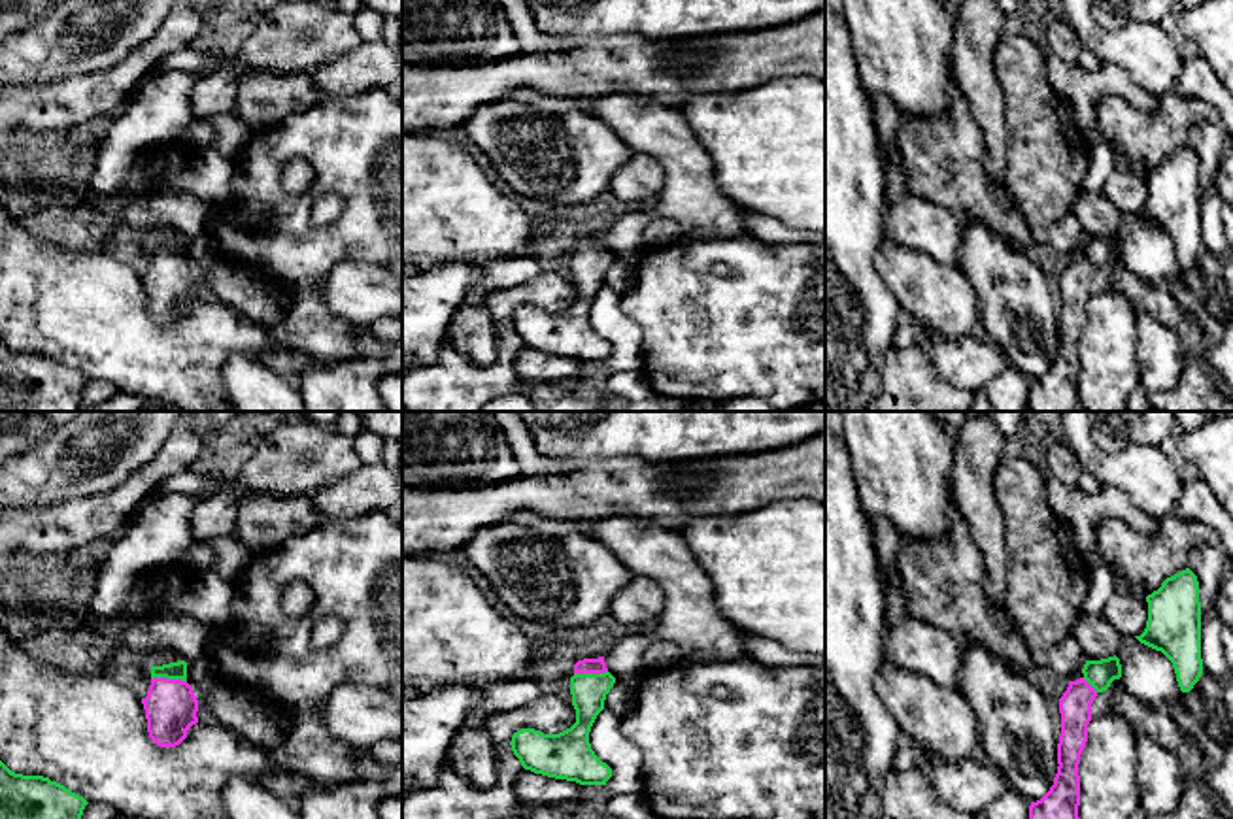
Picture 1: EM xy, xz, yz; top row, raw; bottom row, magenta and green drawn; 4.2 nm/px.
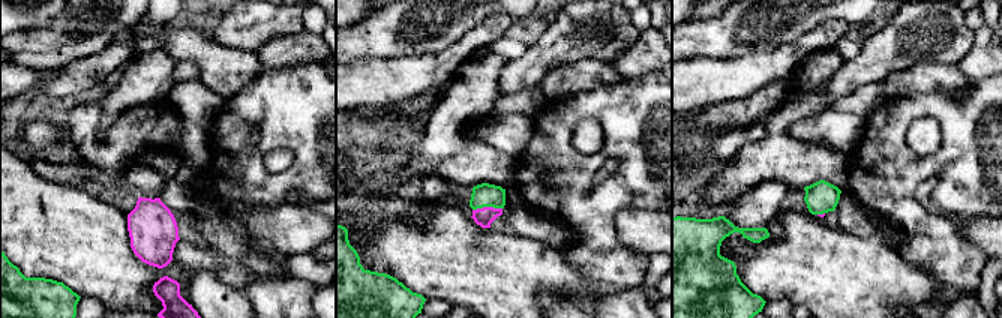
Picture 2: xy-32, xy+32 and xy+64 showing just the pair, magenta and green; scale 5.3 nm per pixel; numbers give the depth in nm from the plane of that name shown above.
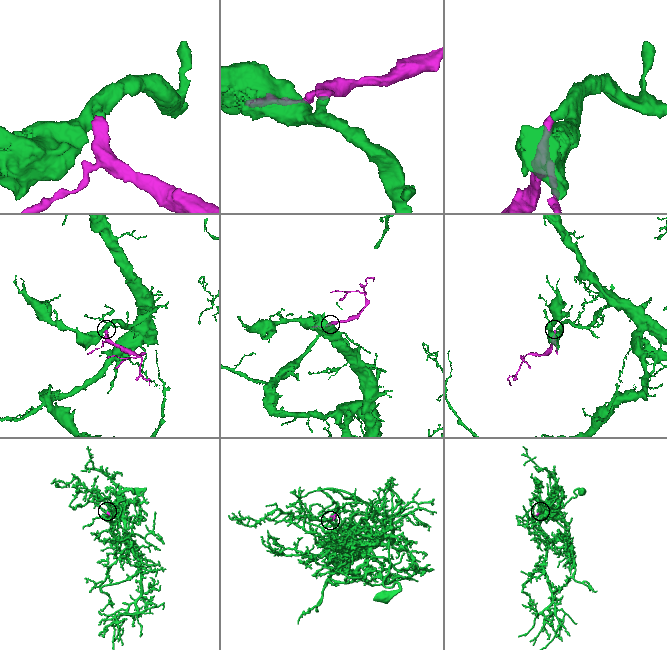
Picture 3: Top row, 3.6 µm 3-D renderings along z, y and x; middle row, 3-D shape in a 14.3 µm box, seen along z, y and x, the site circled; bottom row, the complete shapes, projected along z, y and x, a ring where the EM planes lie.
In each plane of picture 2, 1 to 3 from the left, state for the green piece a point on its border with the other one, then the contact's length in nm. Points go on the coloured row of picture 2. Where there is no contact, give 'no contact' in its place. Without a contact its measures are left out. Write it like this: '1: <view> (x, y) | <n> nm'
1: no contact
2: xy+32 (486, 207) | 160 nm
3: xy+64 (821, 215) | 40 nm

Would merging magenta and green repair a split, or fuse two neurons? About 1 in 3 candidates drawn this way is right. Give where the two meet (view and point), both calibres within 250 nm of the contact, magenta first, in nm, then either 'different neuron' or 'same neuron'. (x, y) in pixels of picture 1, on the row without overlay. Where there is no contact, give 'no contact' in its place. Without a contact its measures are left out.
contact xy (168, 257); calibres 220 and 80 nm; same neuron

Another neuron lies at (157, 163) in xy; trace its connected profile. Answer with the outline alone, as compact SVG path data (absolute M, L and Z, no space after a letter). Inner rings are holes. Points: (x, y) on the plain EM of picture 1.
M181 140L155 145L136 155L132 166L127 172L123 191L115 196L98 196L89 181L93 177L100 142L98 143L76 143L74 145L74 164L79 187L85 189L85 200L89 206L96 208L104 219L111 219L119 213L119 208L132 196L149 192L155 183L166 183L172 174L183 172L194 160L194 147Z

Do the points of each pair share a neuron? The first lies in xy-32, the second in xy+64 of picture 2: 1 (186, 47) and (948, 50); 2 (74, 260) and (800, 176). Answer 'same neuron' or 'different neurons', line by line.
1: different neurons
2: different neurons

